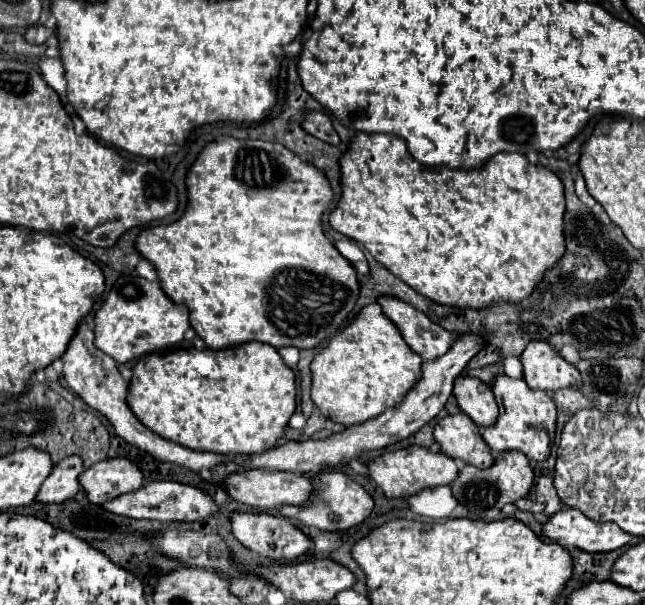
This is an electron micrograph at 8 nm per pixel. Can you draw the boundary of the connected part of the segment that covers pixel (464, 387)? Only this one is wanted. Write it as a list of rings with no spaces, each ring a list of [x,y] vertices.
[[[457,377],[453,395],[463,413],[467,413],[479,427],[489,427],[499,417],[499,407],[487,383],[475,377]]]

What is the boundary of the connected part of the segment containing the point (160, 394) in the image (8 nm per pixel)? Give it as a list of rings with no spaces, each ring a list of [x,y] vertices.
[[[251,341],[235,349],[173,349],[141,357],[133,367],[129,385],[129,407],[137,419],[153,433],[195,451],[211,451],[223,455],[265,453],[277,447],[291,415],[297,409],[295,373],[285,365],[279,351],[267,343]]]

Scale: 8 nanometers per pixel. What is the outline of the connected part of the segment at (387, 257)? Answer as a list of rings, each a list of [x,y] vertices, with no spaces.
[[[359,133],[353,141],[349,151],[341,157],[341,185],[343,195],[337,205],[337,209],[329,215],[329,223],[335,231],[343,233],[345,237],[357,241],[363,249],[367,249],[375,261],[385,265],[393,275],[397,275],[401,281],[405,281],[409,287],[413,287],[417,293],[425,295],[427,299],[451,305],[459,309],[483,309],[497,301],[509,301],[519,303],[527,299],[535,287],[543,281],[545,273],[553,269],[559,259],[565,255],[565,189],[561,179],[541,165],[531,165],[525,155],[519,153],[497,153],[491,157],[489,165],[485,165],[481,171],[461,171],[461,169],[447,169],[447,167],[425,167],[417,163],[411,153],[405,147],[405,141],[395,135],[365,135]]]

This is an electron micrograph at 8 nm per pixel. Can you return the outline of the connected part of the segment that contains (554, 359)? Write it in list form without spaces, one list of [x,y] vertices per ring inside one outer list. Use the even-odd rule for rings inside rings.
[[[531,341],[523,351],[521,363],[525,383],[535,391],[555,393],[565,387],[581,389],[583,385],[581,373],[545,341]]]

